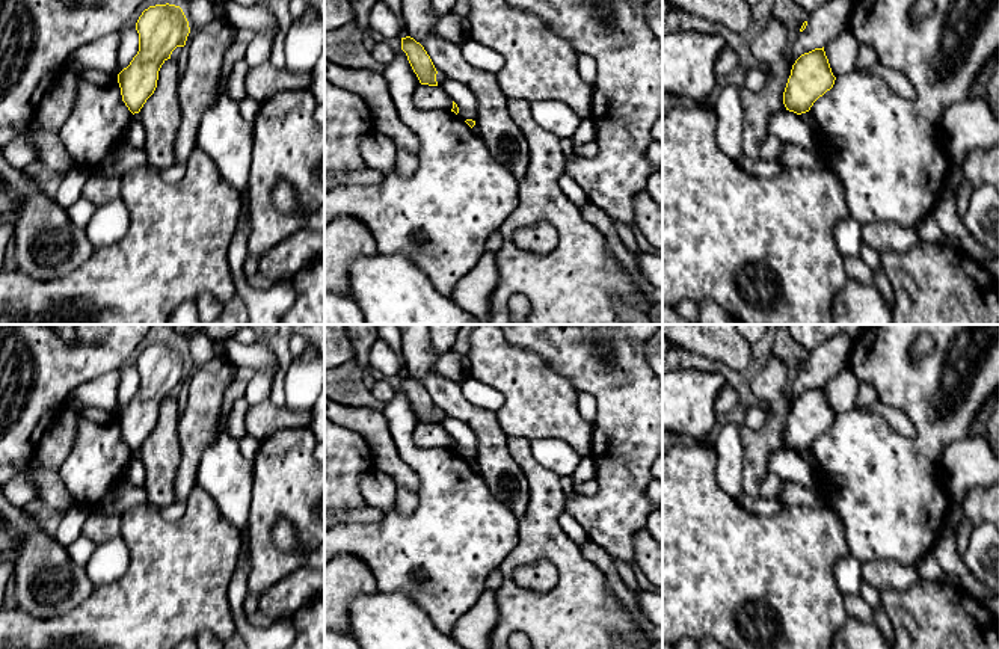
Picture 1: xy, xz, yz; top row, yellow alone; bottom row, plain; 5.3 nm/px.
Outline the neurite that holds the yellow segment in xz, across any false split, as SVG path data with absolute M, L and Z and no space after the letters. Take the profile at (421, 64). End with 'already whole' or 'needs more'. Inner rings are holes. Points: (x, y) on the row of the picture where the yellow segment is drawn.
M401 38L401 50L406 53L407 60L417 74L421 85L438 86L436 82L436 68L424 50L424 47L417 42L413 38Z; already whole

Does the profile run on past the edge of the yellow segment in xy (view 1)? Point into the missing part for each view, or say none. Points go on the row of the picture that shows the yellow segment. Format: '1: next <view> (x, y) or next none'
1: next none

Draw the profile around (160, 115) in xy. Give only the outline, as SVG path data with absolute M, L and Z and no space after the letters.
M174 59L164 60L158 71L157 88L139 112L145 128L143 149L148 165L155 171L177 163L175 139L181 124L178 83L177 62Z

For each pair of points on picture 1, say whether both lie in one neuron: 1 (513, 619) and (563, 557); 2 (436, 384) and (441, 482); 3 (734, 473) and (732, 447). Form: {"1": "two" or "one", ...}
{"1": "one", "2": "two", "3": "one"}

